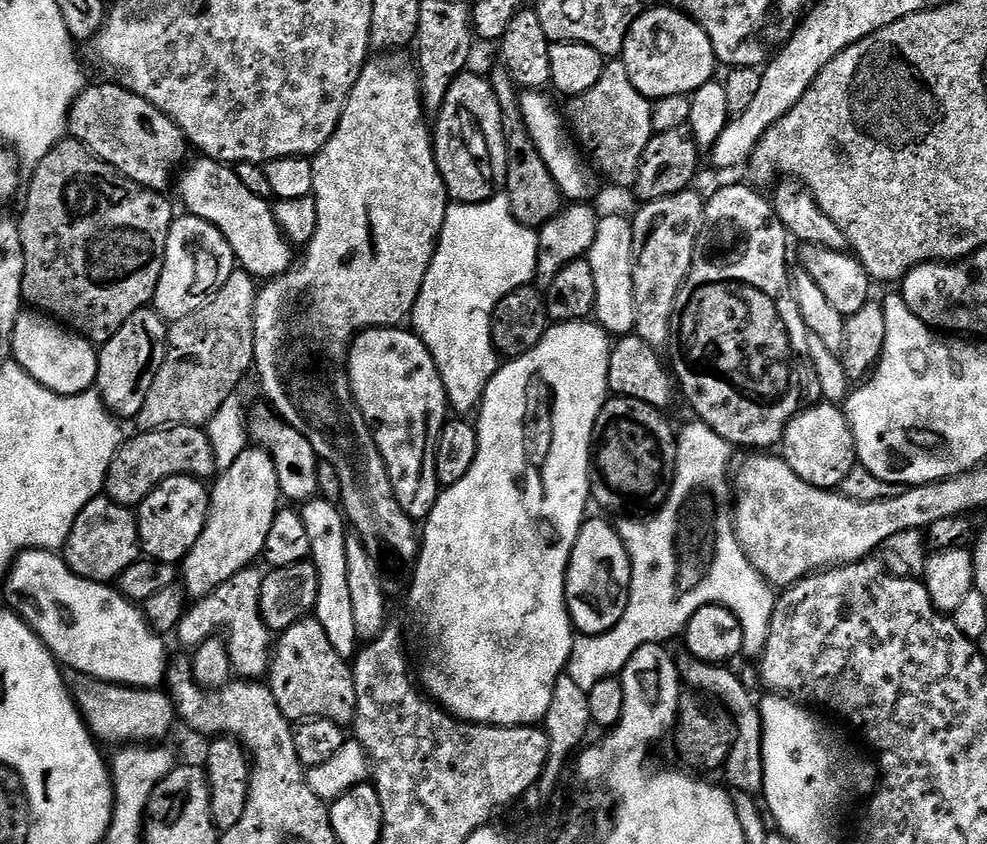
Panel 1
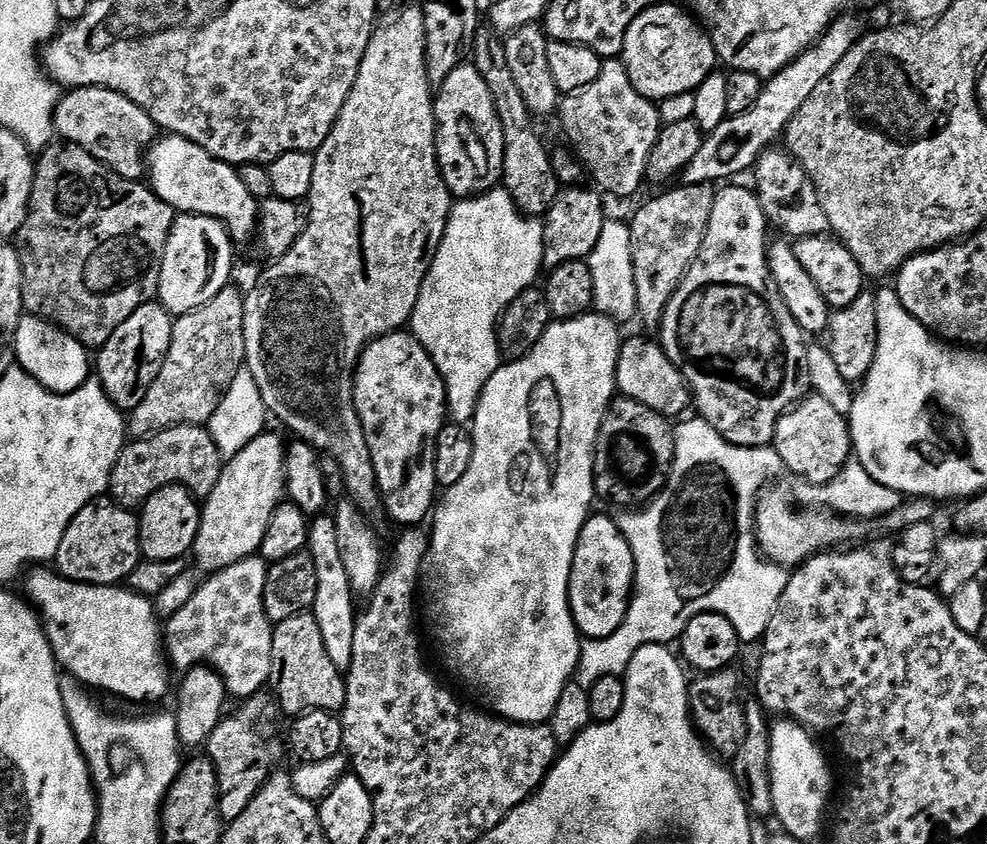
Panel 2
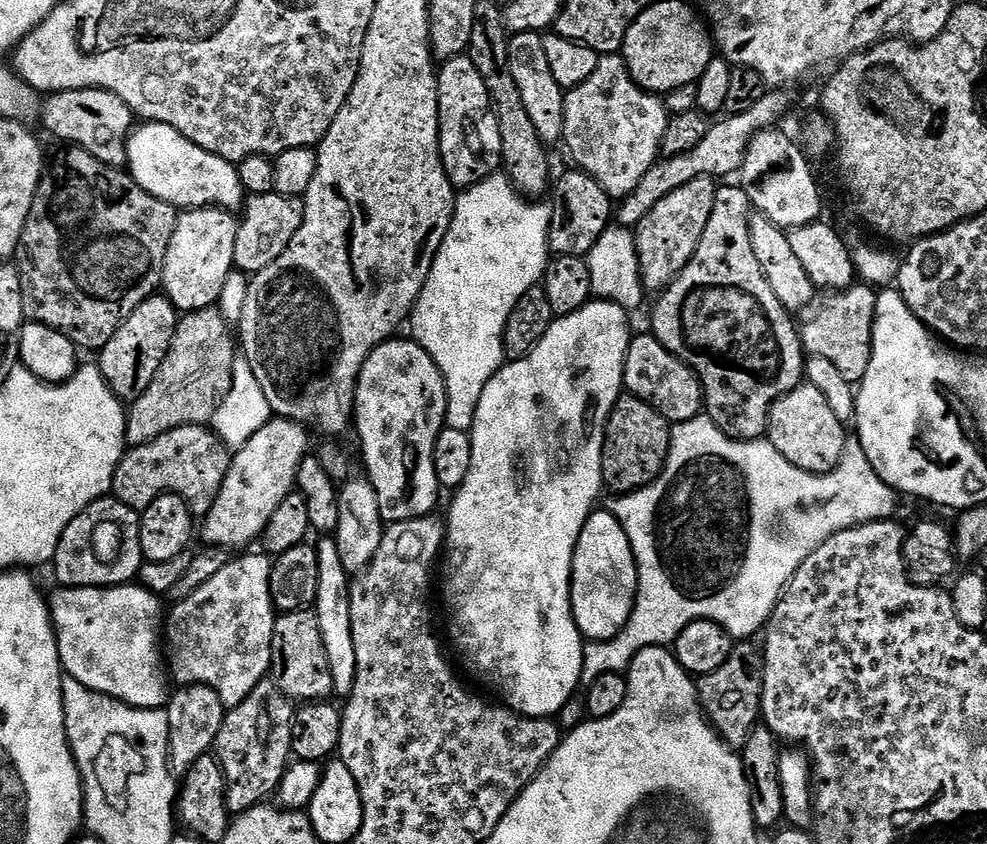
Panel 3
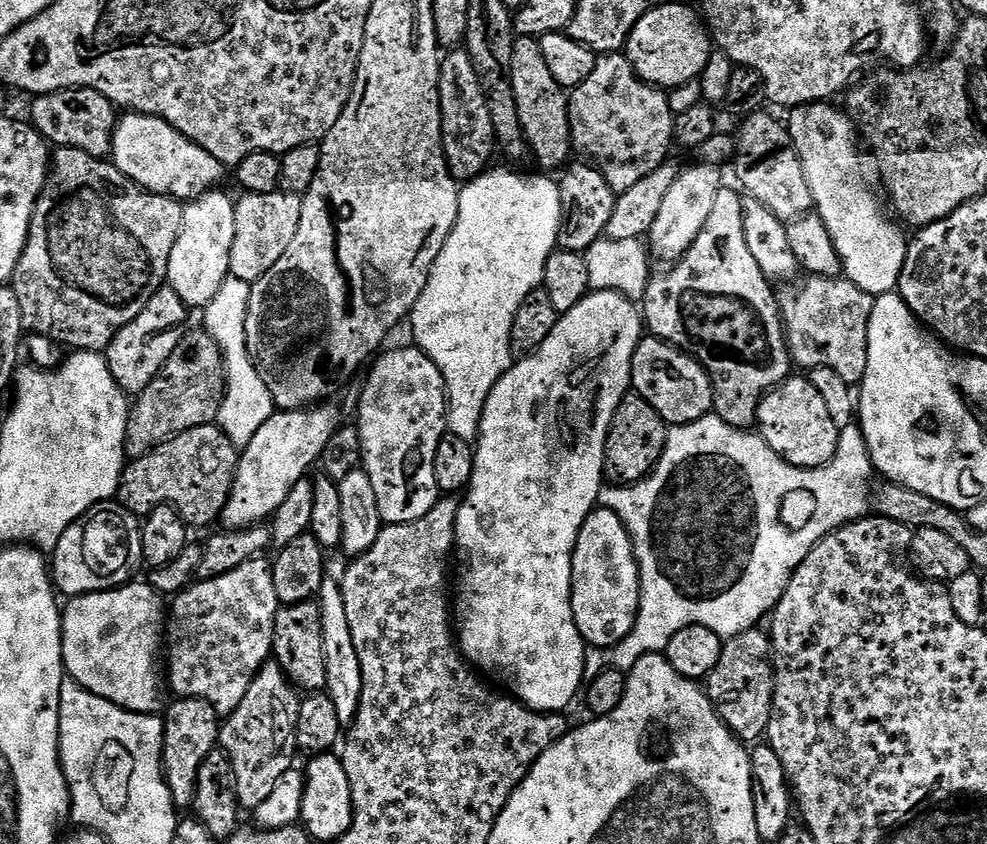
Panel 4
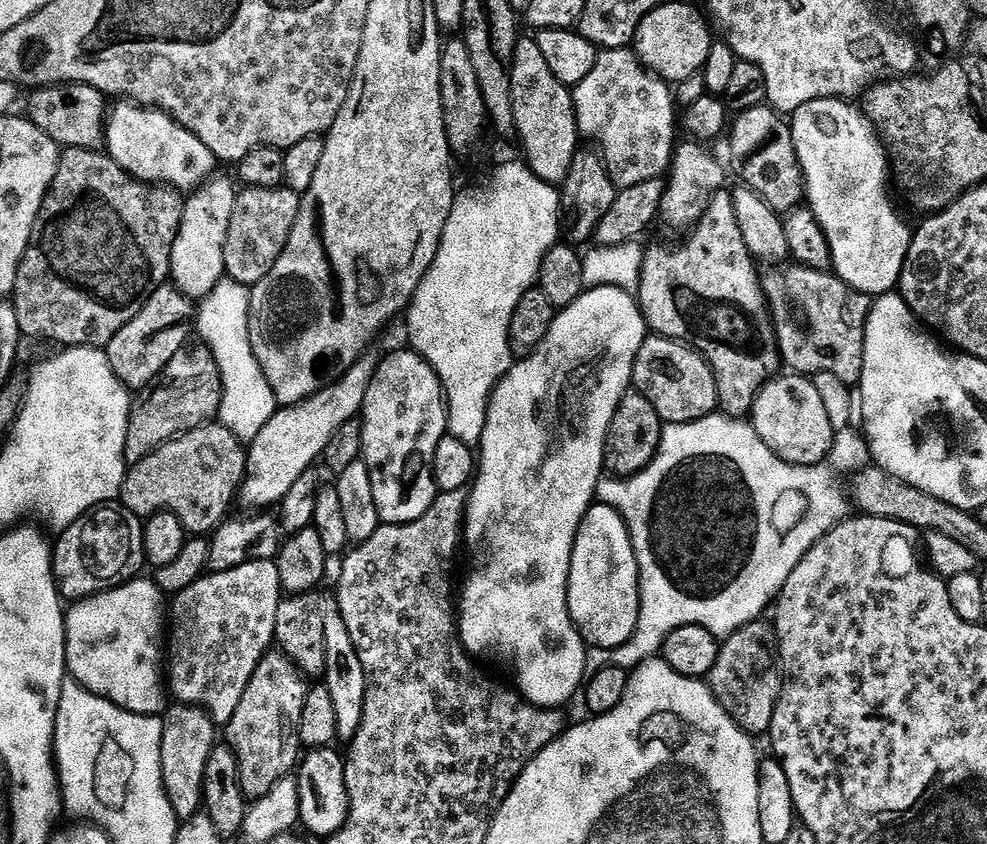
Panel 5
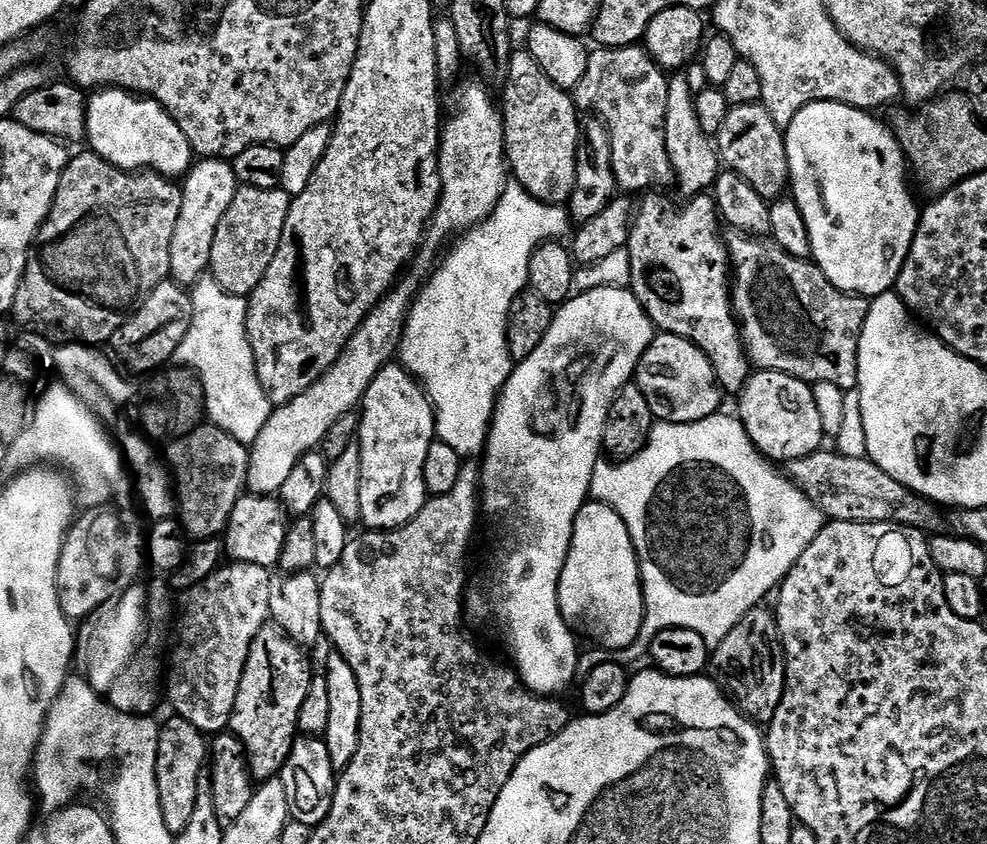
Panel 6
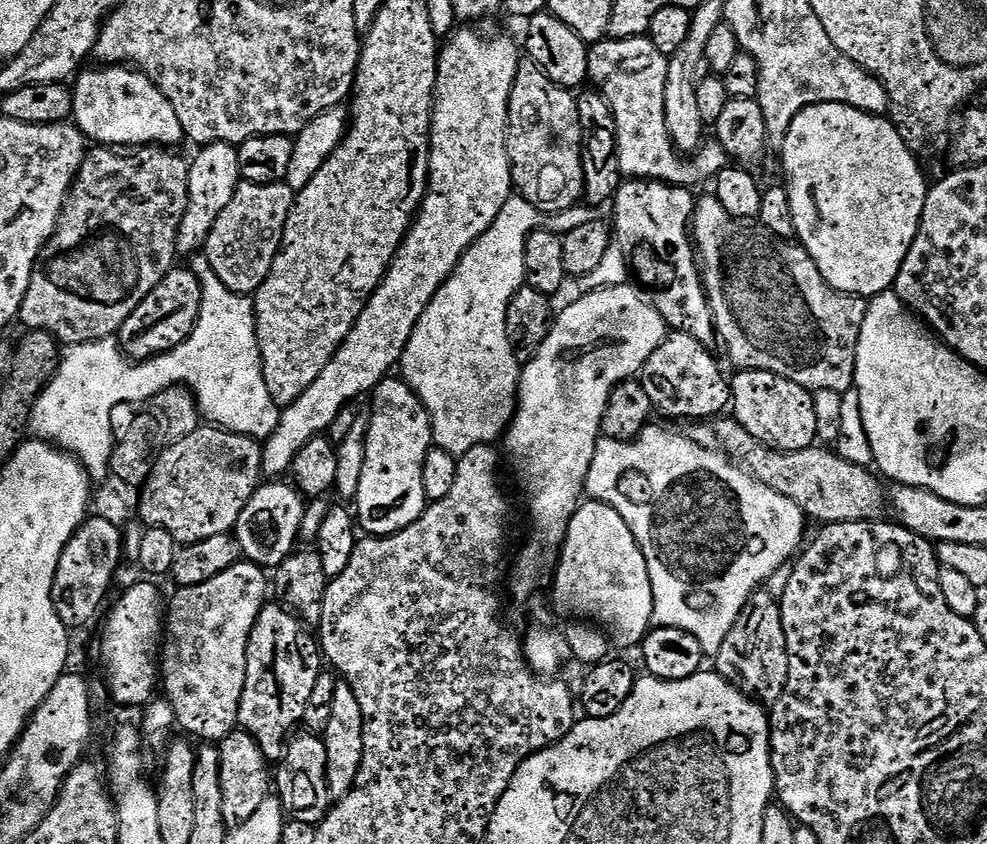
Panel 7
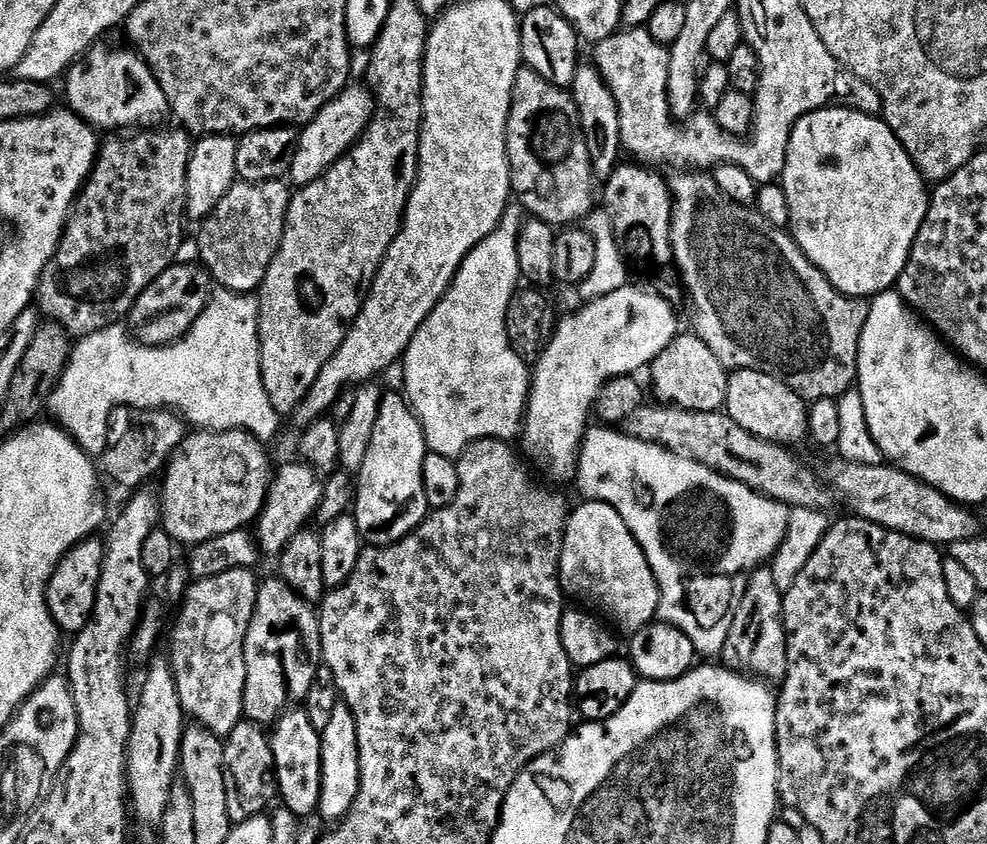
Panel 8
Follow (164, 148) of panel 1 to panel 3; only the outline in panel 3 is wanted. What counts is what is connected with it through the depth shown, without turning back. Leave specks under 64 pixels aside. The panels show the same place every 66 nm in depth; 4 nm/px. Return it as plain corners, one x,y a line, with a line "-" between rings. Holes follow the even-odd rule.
79,88
51,93
45,100
48,101
44,108
42,104
38,120
44,123
50,135
64,140
60,142
65,145
94,154
98,162
111,168
123,169
127,165
128,137
134,131
134,117
130,106
126,106
122,98
101,88

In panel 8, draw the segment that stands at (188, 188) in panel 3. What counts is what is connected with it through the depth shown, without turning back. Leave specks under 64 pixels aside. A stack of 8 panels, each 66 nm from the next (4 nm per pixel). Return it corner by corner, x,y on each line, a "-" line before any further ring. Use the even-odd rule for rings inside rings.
97,42
66,73
63,81
68,91
67,107
97,130
152,126
169,115
168,99
154,78
150,66
135,50
111,48
108,42

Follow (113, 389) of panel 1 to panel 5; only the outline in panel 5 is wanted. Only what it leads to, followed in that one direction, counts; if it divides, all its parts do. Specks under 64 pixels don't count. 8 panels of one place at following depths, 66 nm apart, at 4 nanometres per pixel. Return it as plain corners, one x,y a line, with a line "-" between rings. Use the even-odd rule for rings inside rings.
165,282
154,294
150,302
138,310
138,315
130,318
118,334
106,345
108,361
114,374
129,390
139,390
154,382
162,370
189,343
188,335
192,332
192,308
194,301
177,290
175,284

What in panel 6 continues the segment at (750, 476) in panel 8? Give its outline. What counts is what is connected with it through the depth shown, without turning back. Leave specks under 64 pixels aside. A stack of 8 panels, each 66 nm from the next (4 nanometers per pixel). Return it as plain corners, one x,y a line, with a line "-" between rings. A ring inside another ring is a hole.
821,450
806,458
787,461
786,475
792,483
815,502
828,520
845,520
863,524
900,524
917,528
922,534
945,531
944,516
931,500
910,491
902,482
890,478
873,460
844,457
837,450

